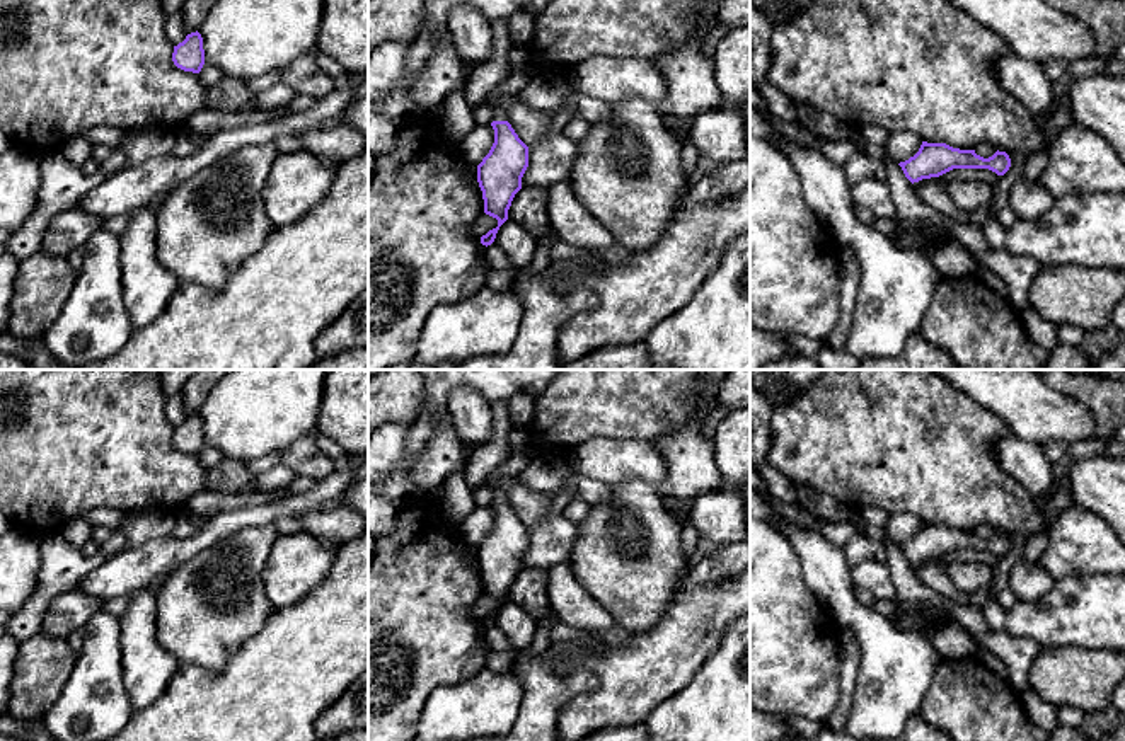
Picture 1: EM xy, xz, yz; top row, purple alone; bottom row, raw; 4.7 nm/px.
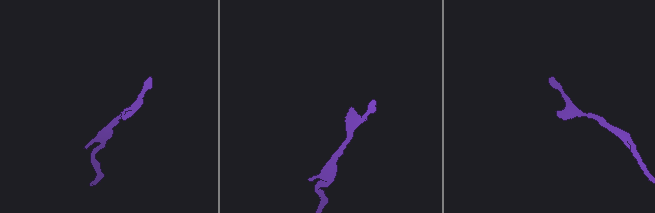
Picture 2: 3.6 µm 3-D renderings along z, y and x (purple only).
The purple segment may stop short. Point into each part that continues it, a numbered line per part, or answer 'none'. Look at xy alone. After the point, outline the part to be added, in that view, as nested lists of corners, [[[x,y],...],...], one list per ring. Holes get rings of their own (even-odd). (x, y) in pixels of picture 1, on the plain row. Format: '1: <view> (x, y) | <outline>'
none

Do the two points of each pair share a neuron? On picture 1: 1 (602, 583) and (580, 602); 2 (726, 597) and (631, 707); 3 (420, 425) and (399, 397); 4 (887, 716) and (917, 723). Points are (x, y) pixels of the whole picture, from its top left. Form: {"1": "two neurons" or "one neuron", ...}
{"1": "two neurons", "2": "one neuron", "3": "two neurons", "4": "two neurons"}

